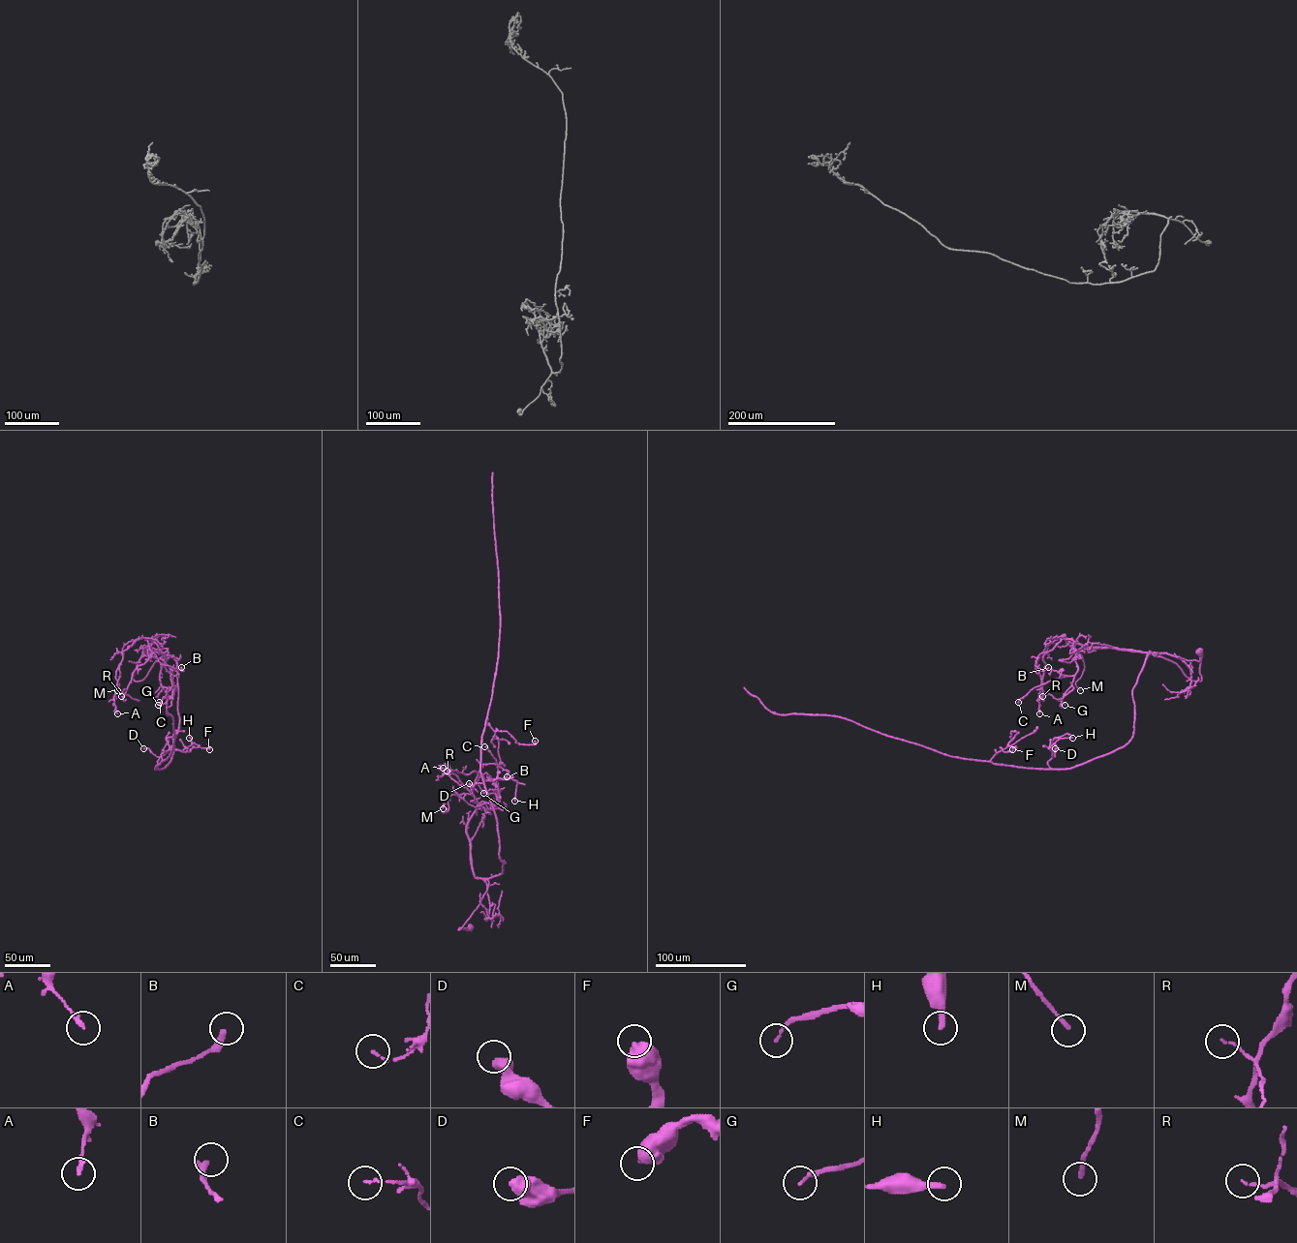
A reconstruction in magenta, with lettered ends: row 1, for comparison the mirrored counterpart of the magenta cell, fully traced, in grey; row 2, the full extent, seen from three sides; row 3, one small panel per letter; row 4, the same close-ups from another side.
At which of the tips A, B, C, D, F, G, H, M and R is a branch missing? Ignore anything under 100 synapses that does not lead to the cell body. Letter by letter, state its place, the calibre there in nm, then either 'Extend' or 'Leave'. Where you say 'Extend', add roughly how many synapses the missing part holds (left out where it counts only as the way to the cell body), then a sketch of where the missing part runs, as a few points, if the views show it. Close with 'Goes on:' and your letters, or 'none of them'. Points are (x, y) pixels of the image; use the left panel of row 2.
A: Place: (117, 713). Thickness 170 nm. Leave
B: Place: (181, 667). Thickness 280 nm. Leave
C: Place: (159, 702). Thickness 90 nm. Leave
D: Place: (143, 748). Thickness 550 nm. Leave
F: Place: (209, 749). Thickness 600 nm. Leave
G: Place: (158, 705). Thickness 130 nm. Leave
H: Place: (189, 738). Thickness 300 nm. Leave
M: Place: (117, 690). Thickness 200 nm. Leave
R: Place: (121, 696). Thickness 90 nm. Leave
Goes on: none of them

